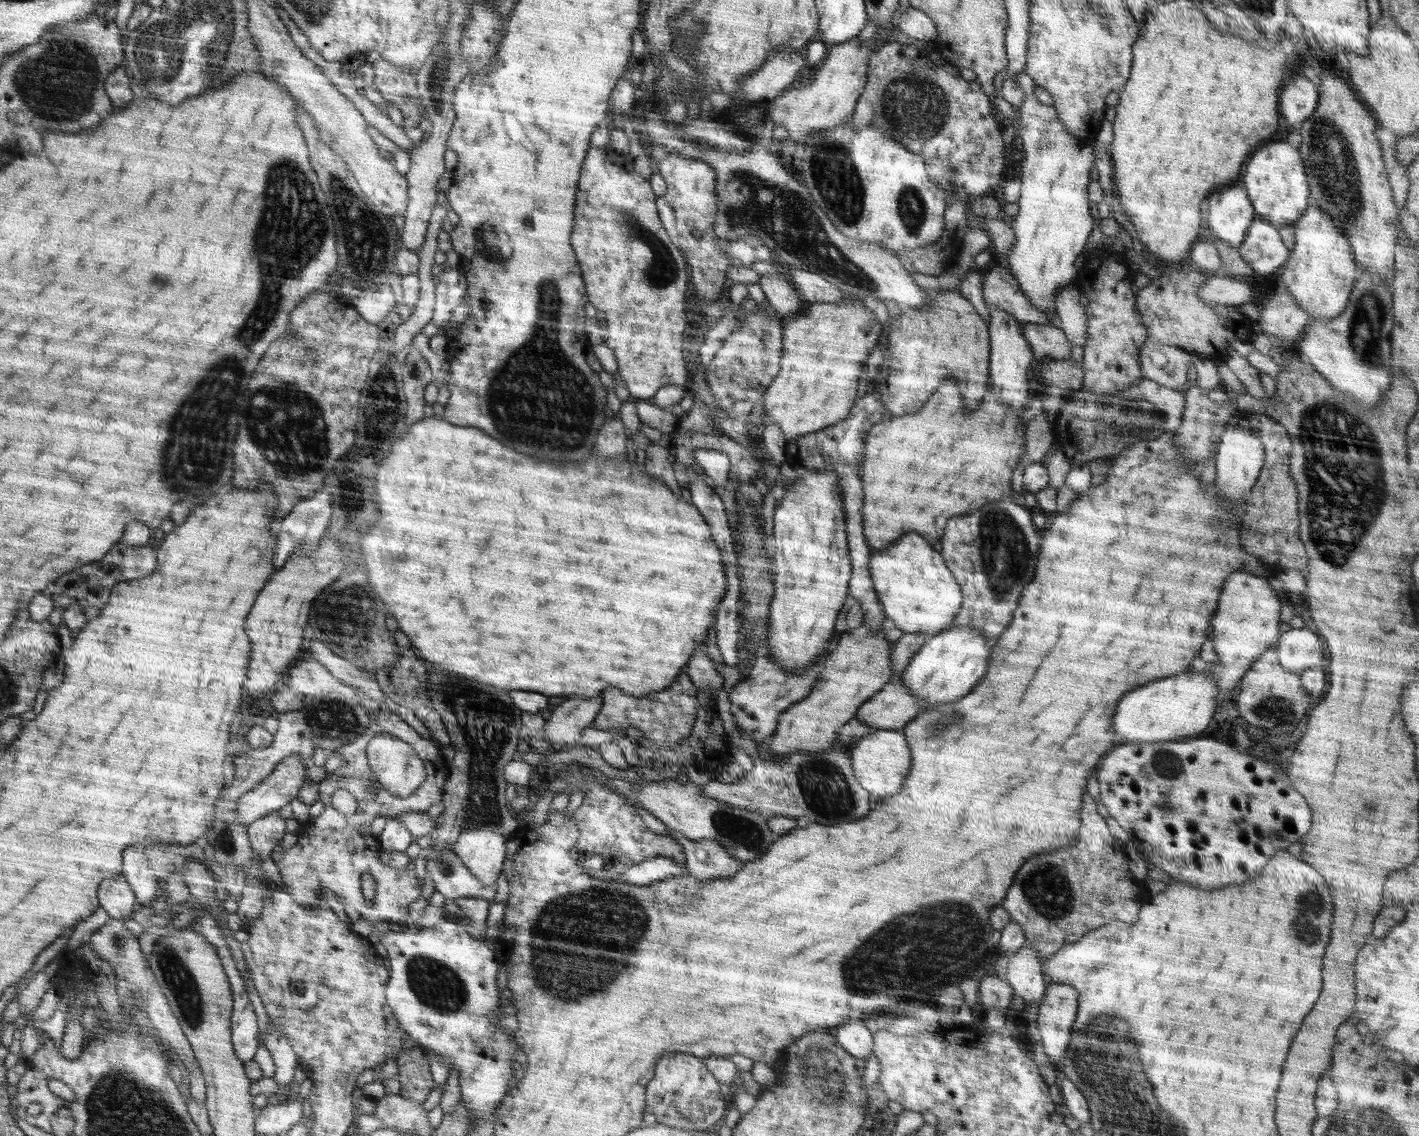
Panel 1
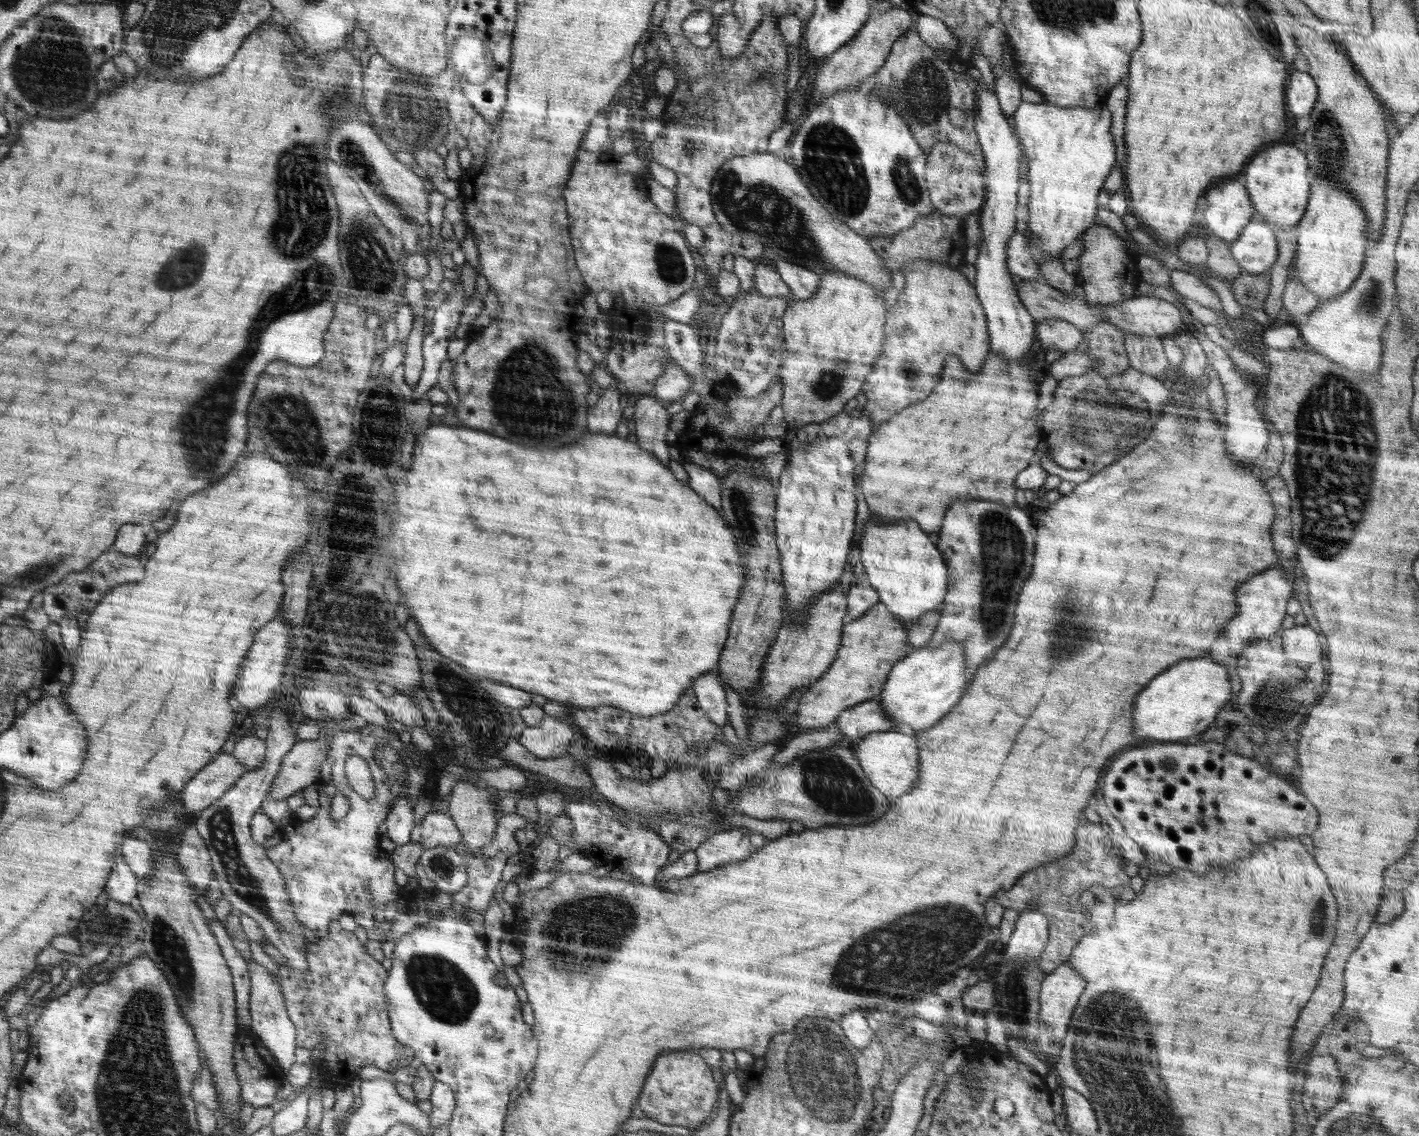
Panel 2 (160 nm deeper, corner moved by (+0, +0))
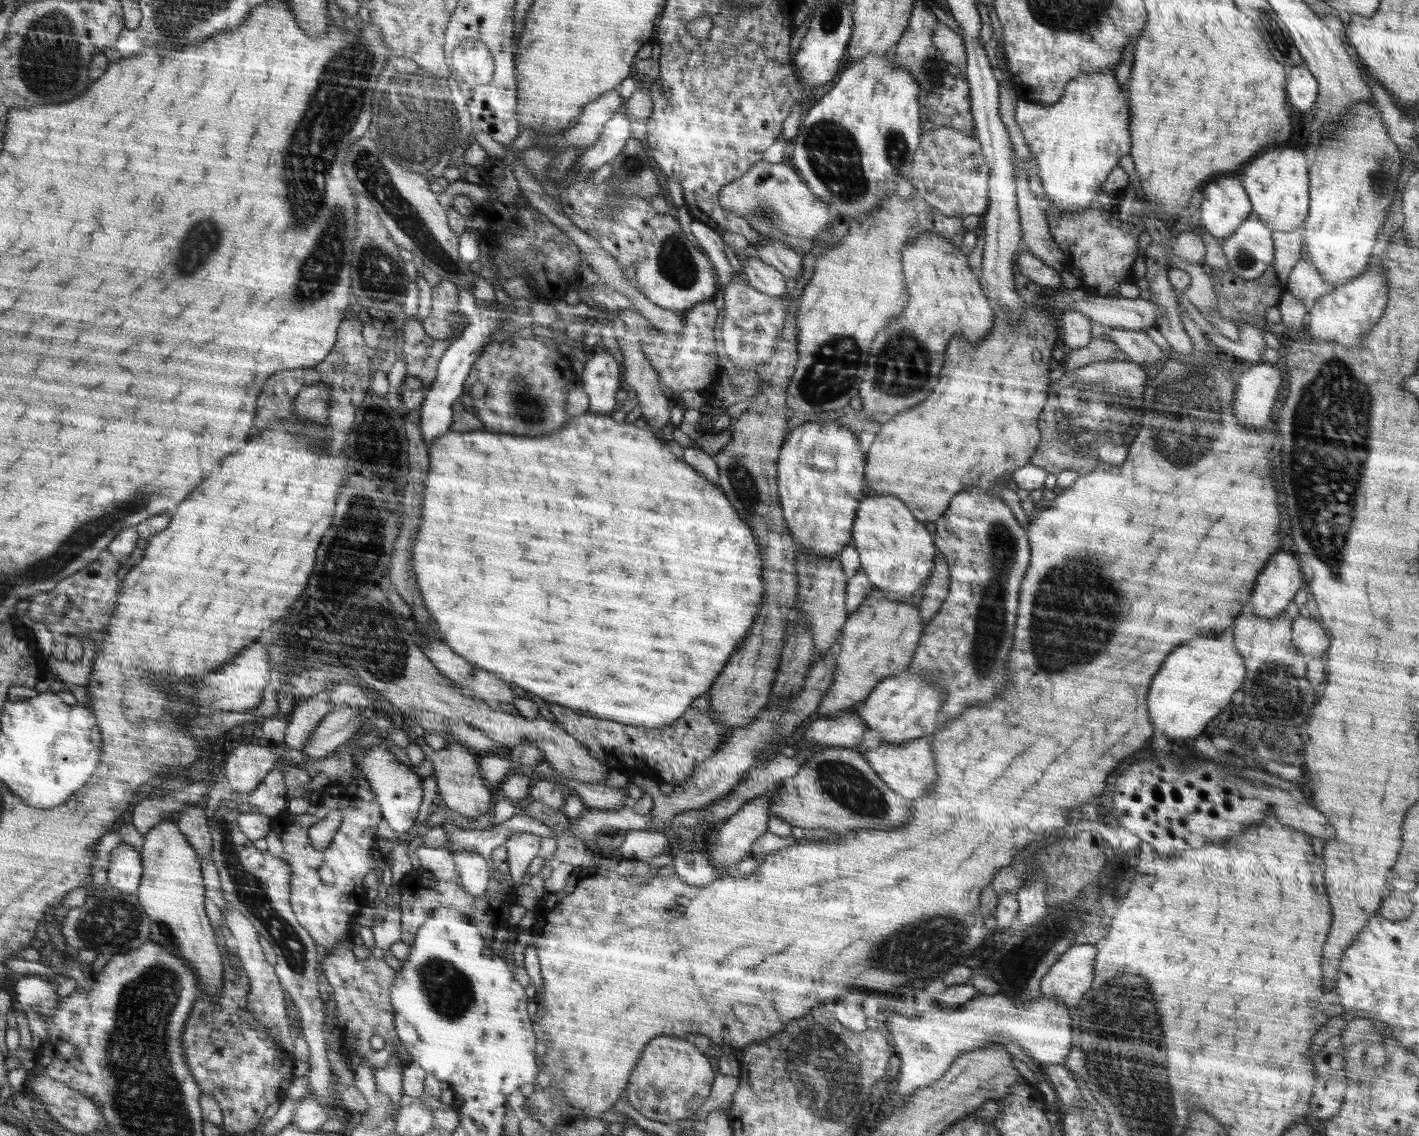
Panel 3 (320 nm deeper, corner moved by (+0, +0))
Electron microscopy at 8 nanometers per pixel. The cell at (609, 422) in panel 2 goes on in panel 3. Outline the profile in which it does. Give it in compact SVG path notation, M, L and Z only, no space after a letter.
M595 345L588 357L580 379L580 385L589 396L588 411L610 416L618 402L616 392L622 381L620 365L608 349L601 345Z

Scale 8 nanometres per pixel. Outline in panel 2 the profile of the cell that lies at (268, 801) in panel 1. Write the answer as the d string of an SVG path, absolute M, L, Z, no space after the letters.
M320 732L320 736L314 740L296 741L294 746L288 751L279 766L278 774L276 774L267 798L272 800L284 800L293 794L301 791L306 786L314 782L319 782L320 767L327 760L327 754L330 748L330 737L326 733Z

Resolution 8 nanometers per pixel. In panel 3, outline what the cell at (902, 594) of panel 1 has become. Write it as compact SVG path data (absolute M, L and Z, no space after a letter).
M867 496L856 511L852 544L857 548L861 569L870 582L893 601L917 600L934 568L937 552L928 530L894 496Z

